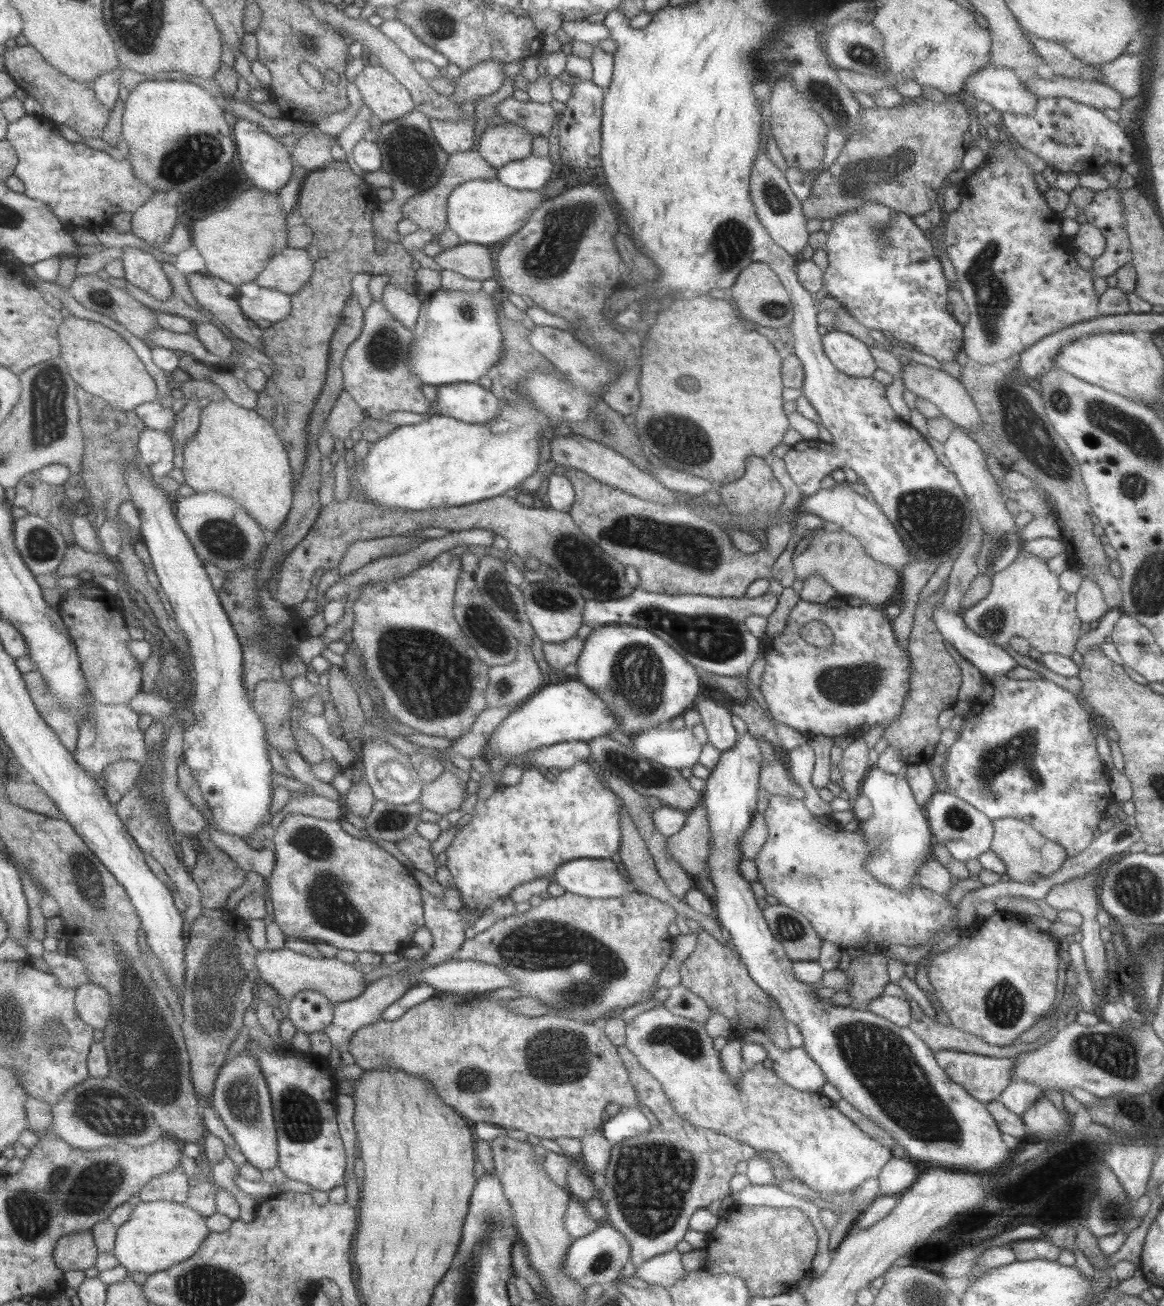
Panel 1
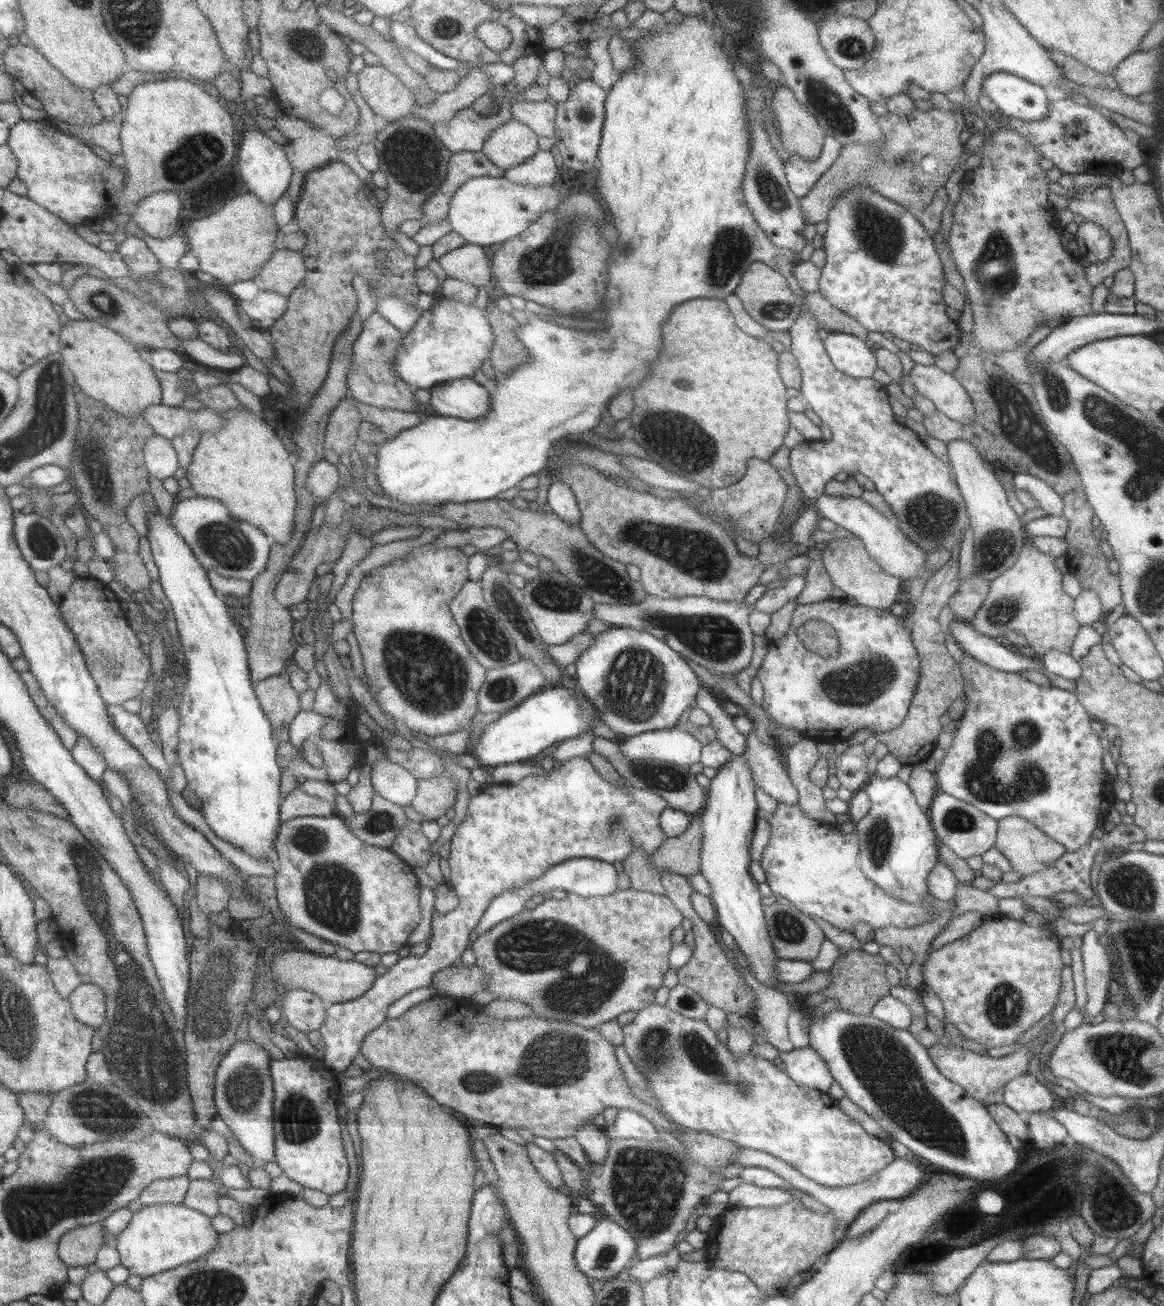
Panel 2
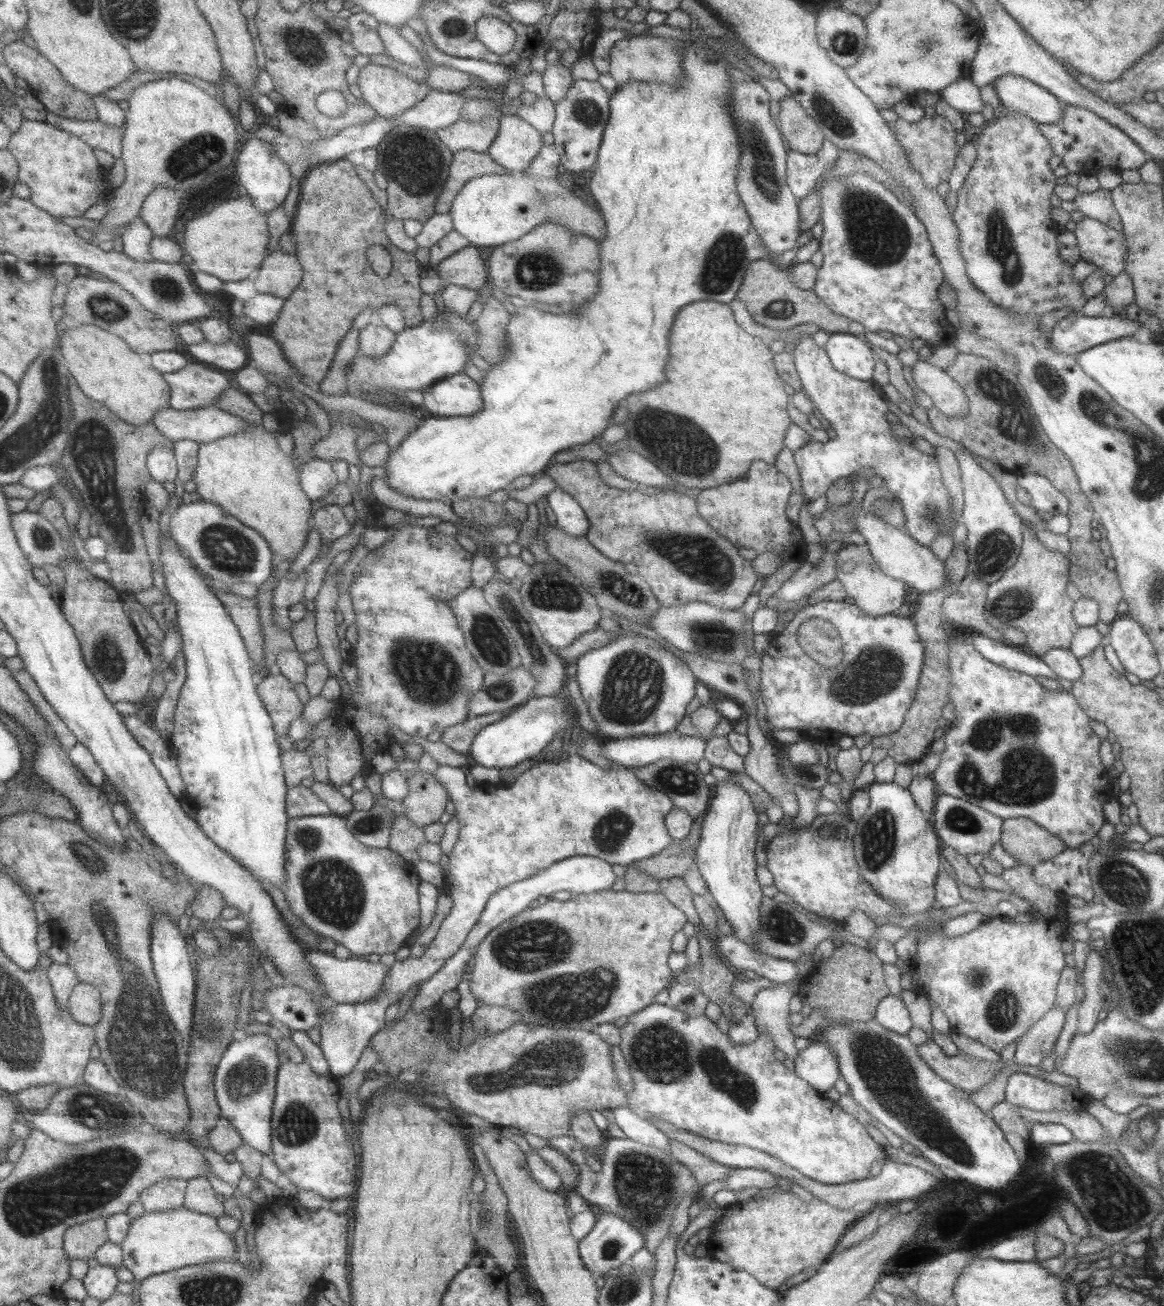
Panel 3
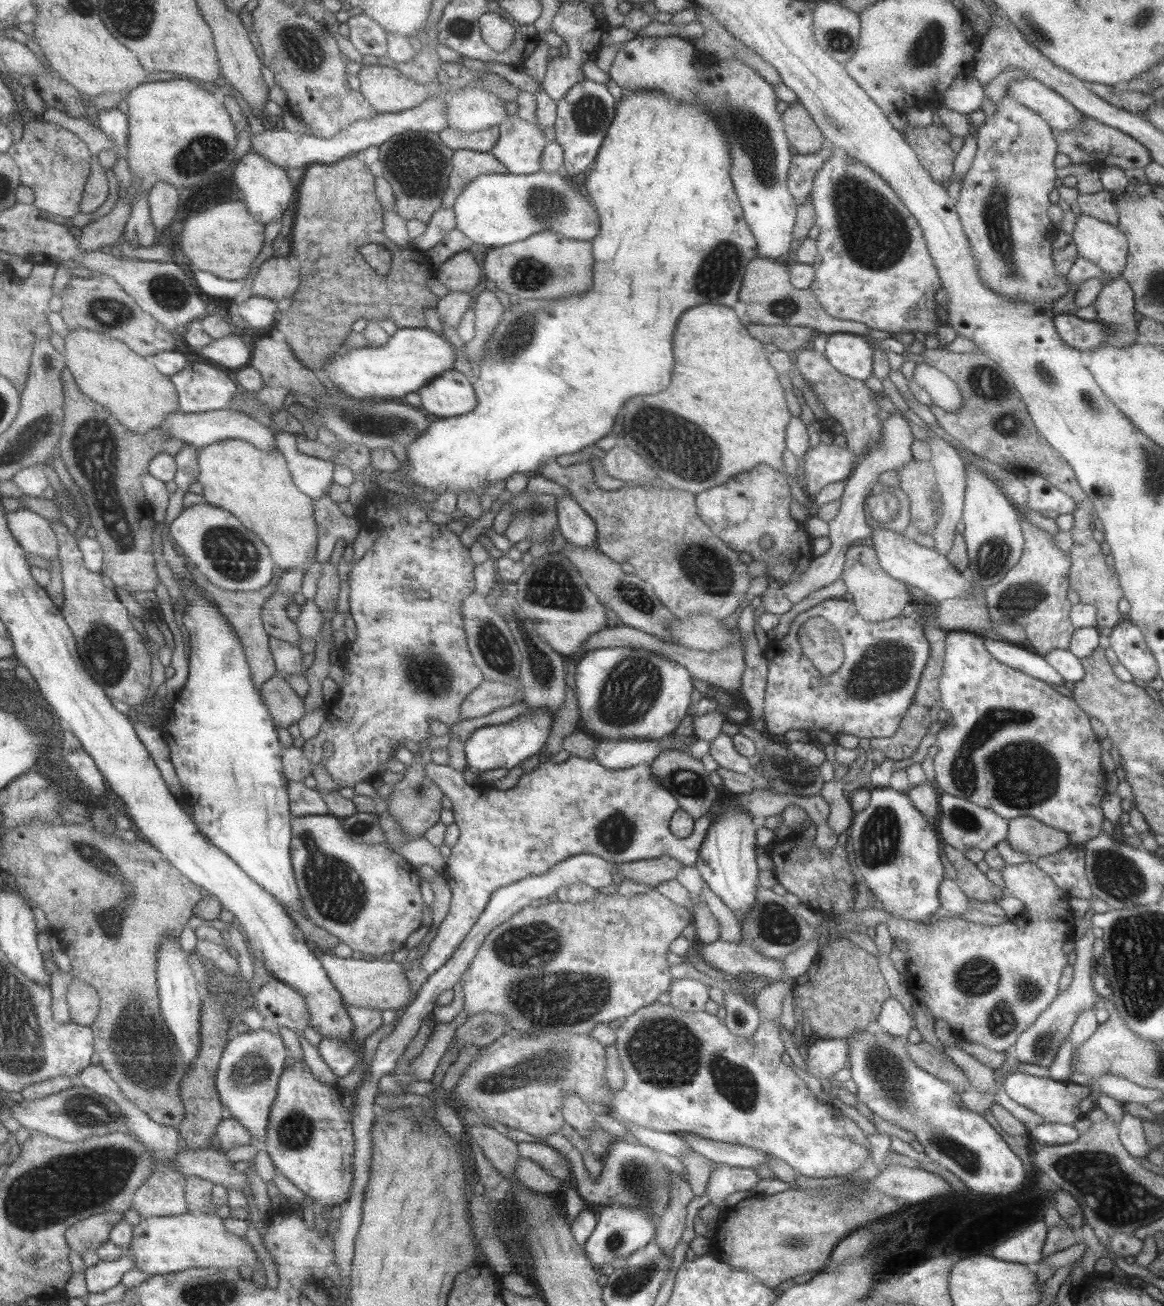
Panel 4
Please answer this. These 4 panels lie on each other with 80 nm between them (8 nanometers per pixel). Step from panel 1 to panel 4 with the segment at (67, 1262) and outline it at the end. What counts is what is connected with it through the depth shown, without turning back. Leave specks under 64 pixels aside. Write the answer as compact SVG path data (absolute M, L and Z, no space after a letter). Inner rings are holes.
M105 1212L97 1214L74 1224L67 1232L69 1246L79 1254L89 1250L97 1252L102 1244L109 1241L111 1231L119 1221L123 1220L123 1212Z

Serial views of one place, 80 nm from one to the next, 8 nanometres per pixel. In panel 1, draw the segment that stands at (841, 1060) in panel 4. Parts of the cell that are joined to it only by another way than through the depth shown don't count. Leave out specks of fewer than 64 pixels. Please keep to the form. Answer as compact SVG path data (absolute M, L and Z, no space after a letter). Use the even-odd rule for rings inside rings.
M735 1027L737 1032L743 1032L744 1040L760 1044L765 1049L767 1058L771 1060L770 1069L779 1080L795 1090L817 1093L821 1091L821 1086L826 1082L822 1070L806 1055L801 1046L784 1051L754 1028Z

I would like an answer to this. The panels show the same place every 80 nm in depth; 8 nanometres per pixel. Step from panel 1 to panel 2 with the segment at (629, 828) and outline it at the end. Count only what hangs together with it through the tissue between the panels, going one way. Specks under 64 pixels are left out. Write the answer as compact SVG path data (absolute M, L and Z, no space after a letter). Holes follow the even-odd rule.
M635 848L621 863L622 869L629 878L630 889L663 895L660 872L649 862L649 857L651 854L645 854L643 850Z

